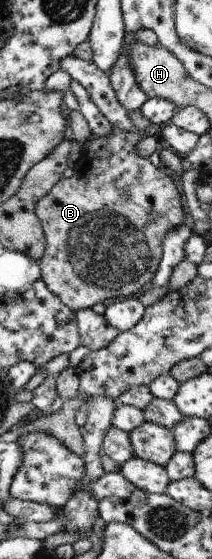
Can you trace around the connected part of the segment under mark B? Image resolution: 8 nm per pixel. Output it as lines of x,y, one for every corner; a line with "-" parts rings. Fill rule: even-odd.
111,125
109,136
95,136
101,144
95,152
95,164
77,170
69,178
61,177
43,198
35,203
34,213
41,223
45,248
39,258
41,280
65,306
74,313
94,304
110,304
118,299
136,297
152,280
162,255
162,240
173,228
184,224
182,194
177,183
163,167
155,167
149,158
139,156
135,146
146,131
133,128
129,132

